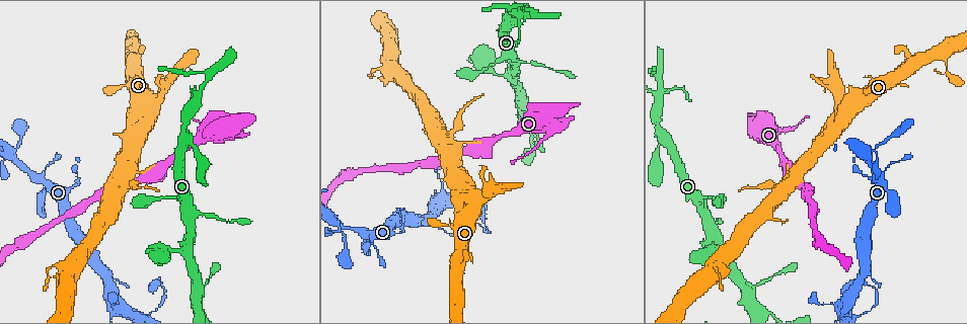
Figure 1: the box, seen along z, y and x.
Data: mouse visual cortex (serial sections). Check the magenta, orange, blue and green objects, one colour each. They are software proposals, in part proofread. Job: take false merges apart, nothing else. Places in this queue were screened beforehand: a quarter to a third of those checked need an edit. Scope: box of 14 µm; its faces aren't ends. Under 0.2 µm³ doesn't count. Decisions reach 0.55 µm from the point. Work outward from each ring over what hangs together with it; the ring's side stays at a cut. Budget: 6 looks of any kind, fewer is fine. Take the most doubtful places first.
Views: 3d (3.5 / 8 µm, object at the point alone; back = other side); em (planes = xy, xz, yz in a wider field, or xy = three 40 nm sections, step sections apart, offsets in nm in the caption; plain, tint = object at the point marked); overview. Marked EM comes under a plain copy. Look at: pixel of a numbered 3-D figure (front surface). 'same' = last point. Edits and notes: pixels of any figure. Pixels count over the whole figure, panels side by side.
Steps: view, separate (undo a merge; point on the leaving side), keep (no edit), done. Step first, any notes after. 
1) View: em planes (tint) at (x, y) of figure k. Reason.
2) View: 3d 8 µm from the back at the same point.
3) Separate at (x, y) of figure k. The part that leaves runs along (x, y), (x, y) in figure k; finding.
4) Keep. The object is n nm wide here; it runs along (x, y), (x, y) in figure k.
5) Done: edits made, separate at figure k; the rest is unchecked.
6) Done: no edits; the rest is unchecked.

View: 3d 8 µm at (845, 307) of figure 1. Thin arm on a thick one.

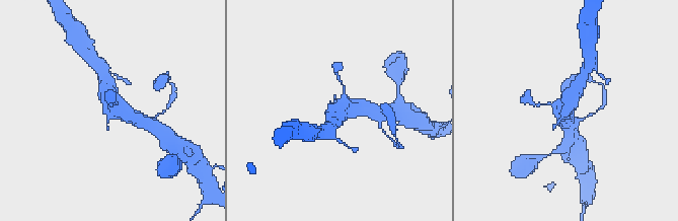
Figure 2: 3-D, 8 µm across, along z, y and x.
View: em planes (tint) at (346, 107) of figure 2. Shape alone is not enough.

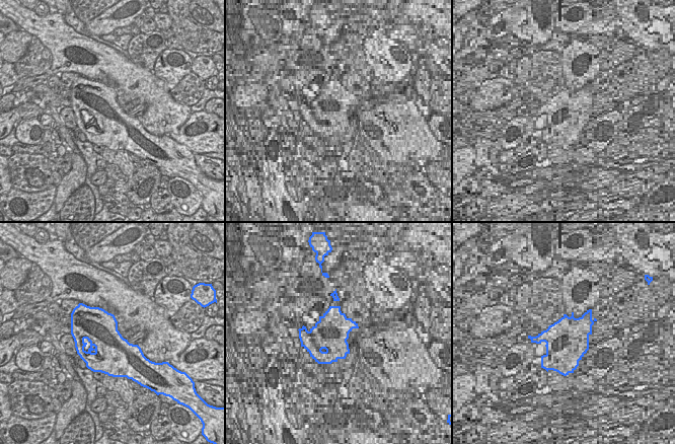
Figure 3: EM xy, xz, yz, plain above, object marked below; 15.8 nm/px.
Keep. The object is 750 nm wide here; it runs along (106, 86), (123, 111), (144, 123) in figure 2; one cell here.

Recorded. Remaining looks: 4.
View: 3d 8 µm at (198, 99) of figure 1. Three-way junction.

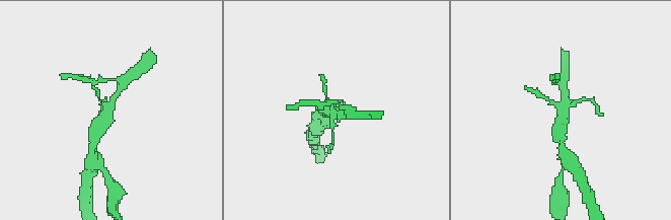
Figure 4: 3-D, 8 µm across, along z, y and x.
View: em xy step 1 (tint) at (107, 114) of figure 4. Shape alone is not enough.

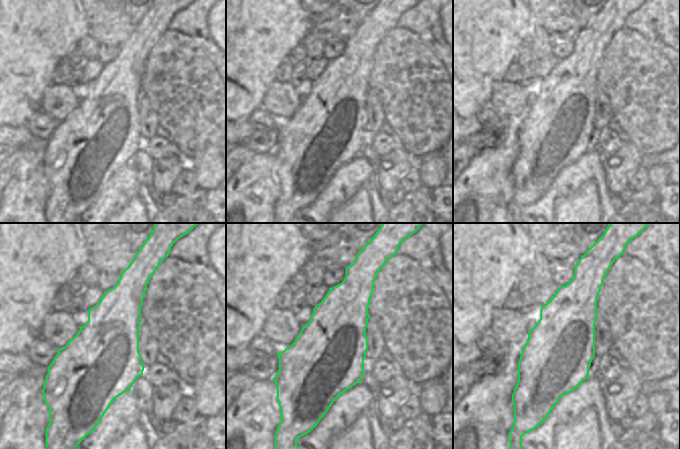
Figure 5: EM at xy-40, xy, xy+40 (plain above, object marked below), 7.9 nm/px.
Keep. The object is 600 nm wide here; it runs along (95, 139), (108, 105), (121, 88) in figure 4; continuous, no second cell.

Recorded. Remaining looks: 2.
View: em xy step 5 (tint) at (235, 123) of figure 1. Sudden change in width.

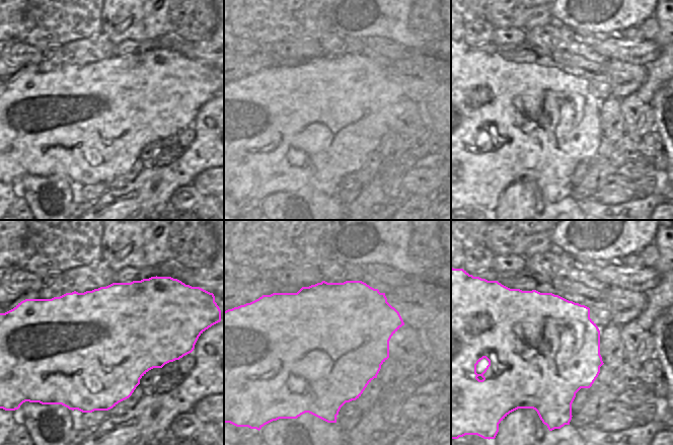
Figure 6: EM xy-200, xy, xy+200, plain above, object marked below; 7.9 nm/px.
View: 3d 3.5 µm at the same point. See where the arms go.

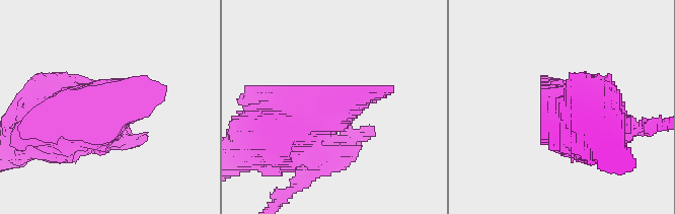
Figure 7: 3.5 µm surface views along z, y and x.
Separate at (653, 127) of figure 7. The object is 950 nm wide here; the part that leaves runs along (309, 158), (336, 156), (347, 164) in figure 7; a second cell is stuck on.

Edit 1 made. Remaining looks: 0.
Done: edits made, separate at figure 7; the rest is unchecked.

